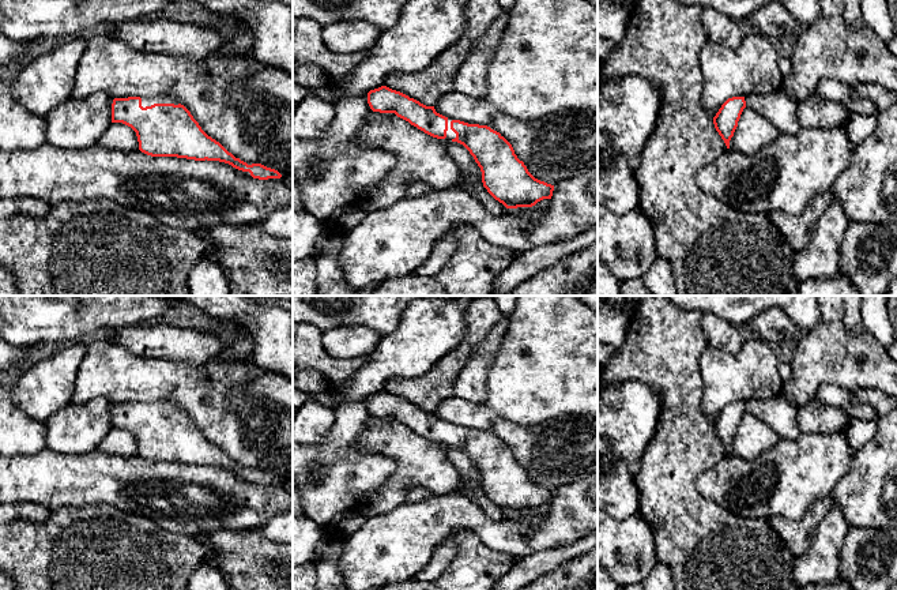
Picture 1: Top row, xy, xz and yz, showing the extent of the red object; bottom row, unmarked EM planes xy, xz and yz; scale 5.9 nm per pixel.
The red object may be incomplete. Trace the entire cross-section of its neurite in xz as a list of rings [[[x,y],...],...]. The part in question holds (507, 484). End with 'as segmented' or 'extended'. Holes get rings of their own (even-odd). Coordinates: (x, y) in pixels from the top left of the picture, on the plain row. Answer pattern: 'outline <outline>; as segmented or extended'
outline [[[387,391],[370,395],[368,409],[373,417],[395,418],[433,443],[463,450],[480,473],[483,492],[506,514],[551,504],[554,491],[535,484],[512,450],[490,432],[452,425]]]; extended

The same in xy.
outline [[[172,401],[114,403],[112,428],[131,432],[139,455],[151,462],[177,462],[195,466],[219,466],[249,477],[253,484],[280,484],[282,480],[261,469],[248,470],[208,441],[191,417]]]; extended

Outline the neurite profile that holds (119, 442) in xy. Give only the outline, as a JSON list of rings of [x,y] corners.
[[[112,428],[95,450],[105,454],[124,456],[139,454],[136,437],[123,428]]]

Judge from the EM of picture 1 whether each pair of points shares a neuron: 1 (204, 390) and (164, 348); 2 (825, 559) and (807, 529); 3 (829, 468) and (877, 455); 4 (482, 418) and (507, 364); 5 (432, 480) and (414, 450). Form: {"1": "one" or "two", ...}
{"1": "two", "2": "two", "3": "two", "4": "two", "5": "one"}

